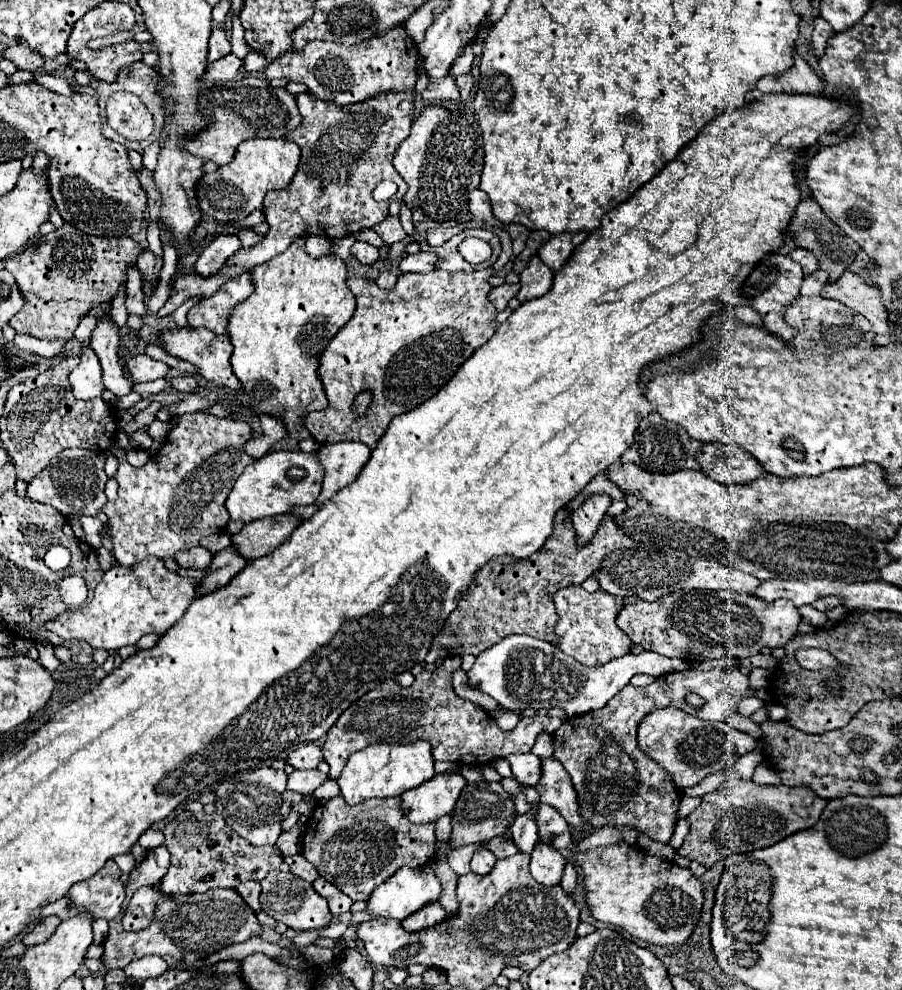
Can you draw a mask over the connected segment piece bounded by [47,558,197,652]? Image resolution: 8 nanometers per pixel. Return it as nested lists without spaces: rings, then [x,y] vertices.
[[[141,560],[131,568],[113,566],[105,572],[103,580],[95,588],[95,596],[79,610],[65,610],[57,618],[47,622],[47,630],[55,632],[63,640],[83,640],[91,648],[103,648],[107,652],[119,650],[129,644],[137,644],[145,634],[165,634],[193,602],[197,580],[181,578],[165,568],[163,560]]]

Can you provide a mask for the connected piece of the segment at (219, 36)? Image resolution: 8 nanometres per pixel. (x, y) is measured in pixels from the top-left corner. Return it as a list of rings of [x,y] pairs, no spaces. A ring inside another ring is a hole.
[[[215,26],[213,34],[209,38],[209,56],[207,56],[207,60],[215,62],[215,60],[219,60],[219,58],[223,58],[227,54],[231,54],[231,42],[229,42],[225,30]]]

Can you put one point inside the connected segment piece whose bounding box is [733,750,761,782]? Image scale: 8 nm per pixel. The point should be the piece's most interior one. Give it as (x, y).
(745, 766)

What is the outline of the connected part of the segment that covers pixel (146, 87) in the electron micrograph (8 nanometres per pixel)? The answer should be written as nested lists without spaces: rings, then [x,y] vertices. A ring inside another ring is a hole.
[[[135,62],[135,64],[129,64],[125,68],[121,68],[121,72],[117,72],[117,80],[113,84],[109,82],[97,82],[97,94],[98,105],[100,108],[100,118],[102,123],[102,132],[115,140],[115,142],[121,142],[127,150],[137,150],[139,154],[143,154],[143,150],[157,142],[159,136],[161,136],[161,126],[163,126],[163,98],[159,96],[153,80],[157,80],[157,74],[151,66],[145,66],[143,62]],[[117,90],[127,90],[127,92],[133,92],[141,98],[141,102],[147,106],[147,110],[153,114],[153,122],[155,122],[155,128],[151,132],[151,136],[143,142],[129,142],[125,138],[121,138],[113,128],[107,126],[107,120],[105,120],[105,100],[109,98],[111,92],[117,92]]]

